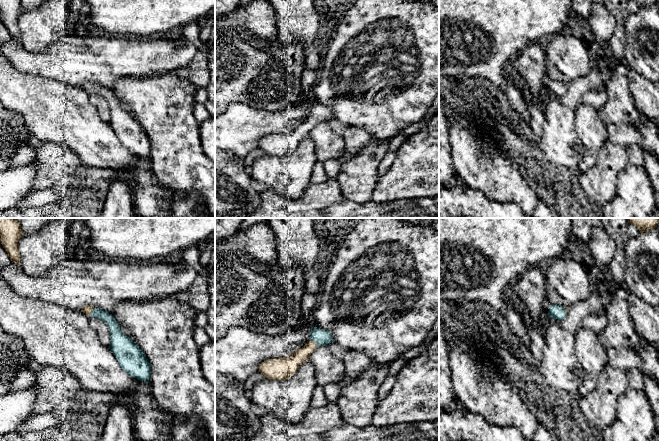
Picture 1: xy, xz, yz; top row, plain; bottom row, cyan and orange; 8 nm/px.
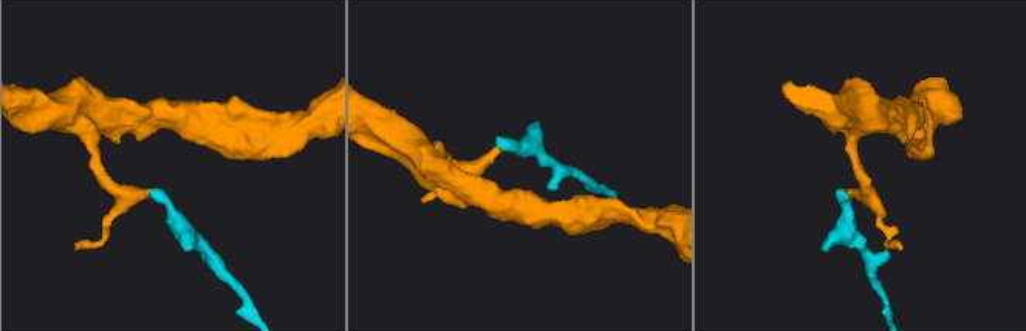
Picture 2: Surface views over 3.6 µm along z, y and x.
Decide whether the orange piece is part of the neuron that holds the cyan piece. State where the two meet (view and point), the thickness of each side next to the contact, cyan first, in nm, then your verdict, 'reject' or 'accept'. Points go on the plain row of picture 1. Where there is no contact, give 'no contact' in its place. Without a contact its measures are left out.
xy (91, 88) | 90/80 nm | accept

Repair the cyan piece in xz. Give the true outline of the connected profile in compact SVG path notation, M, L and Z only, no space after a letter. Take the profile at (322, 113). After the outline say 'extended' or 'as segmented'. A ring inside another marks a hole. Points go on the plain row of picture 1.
M313 103L310 116L306 121L284 134L269 135L259 141L259 148L266 155L283 157L292 153L318 122L327 122L334 118L332 109L321 104Z; extended

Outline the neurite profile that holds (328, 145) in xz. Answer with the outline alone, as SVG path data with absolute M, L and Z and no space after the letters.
M318 122L309 137L315 143L316 158L320 162L337 159L346 153L343 137L333 132L326 122Z

